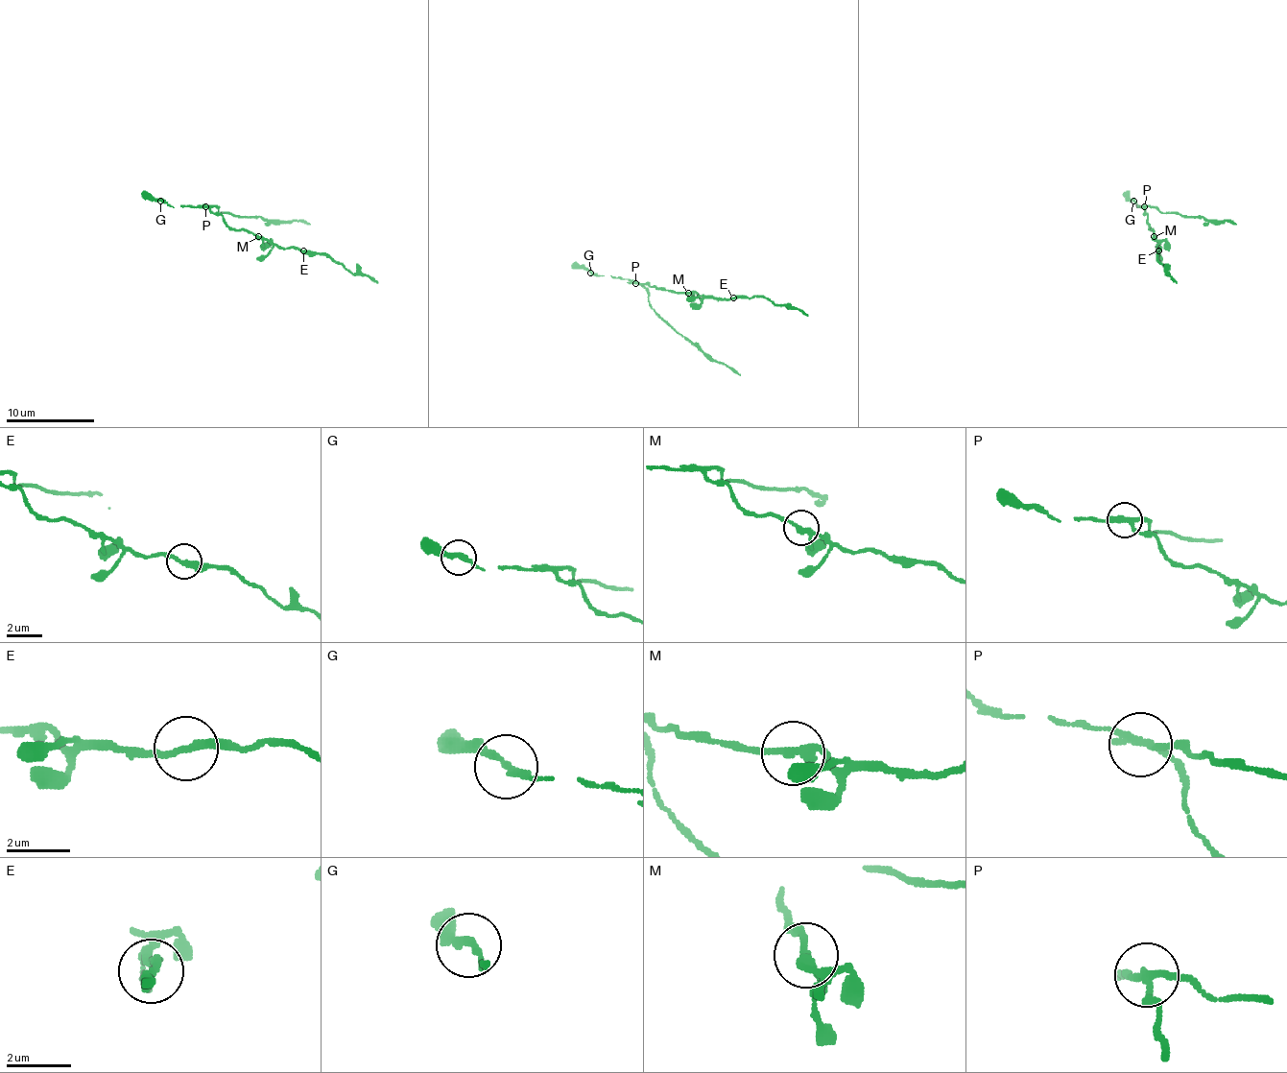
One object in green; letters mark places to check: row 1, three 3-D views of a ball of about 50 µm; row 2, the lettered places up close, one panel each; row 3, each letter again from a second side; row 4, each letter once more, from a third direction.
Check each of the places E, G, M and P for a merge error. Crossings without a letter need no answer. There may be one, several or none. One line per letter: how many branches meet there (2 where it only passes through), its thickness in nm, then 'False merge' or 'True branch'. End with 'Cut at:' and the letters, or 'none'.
E: Branches: 2. Thickness 260 nm. True branch
G: Branches: 2. Thickness 220 nm. True branch
M: Branches: 3. Thickness 240 nm. True branch
P: Branches: 3. Thickness 200 nm. False merge
Cut at: P

